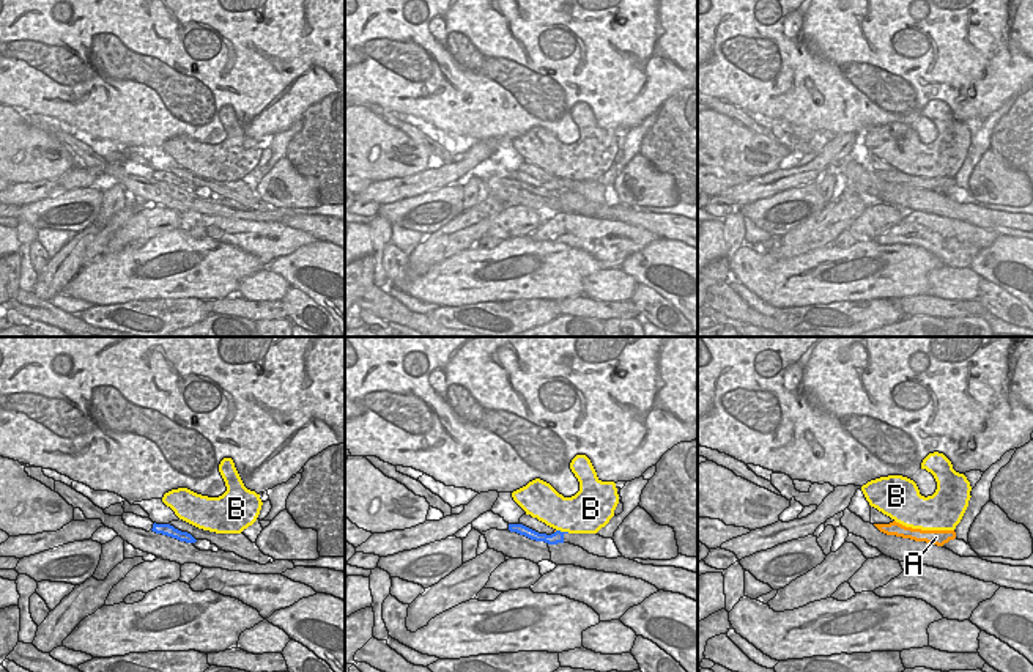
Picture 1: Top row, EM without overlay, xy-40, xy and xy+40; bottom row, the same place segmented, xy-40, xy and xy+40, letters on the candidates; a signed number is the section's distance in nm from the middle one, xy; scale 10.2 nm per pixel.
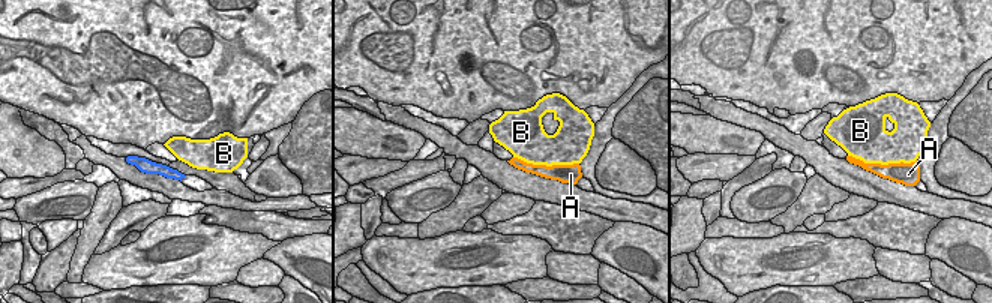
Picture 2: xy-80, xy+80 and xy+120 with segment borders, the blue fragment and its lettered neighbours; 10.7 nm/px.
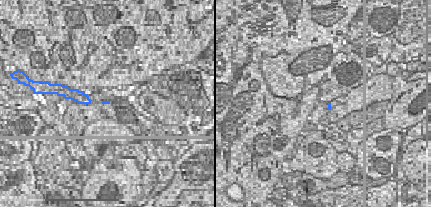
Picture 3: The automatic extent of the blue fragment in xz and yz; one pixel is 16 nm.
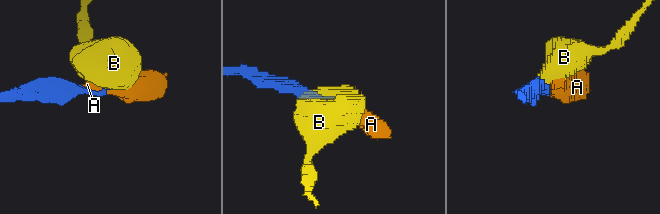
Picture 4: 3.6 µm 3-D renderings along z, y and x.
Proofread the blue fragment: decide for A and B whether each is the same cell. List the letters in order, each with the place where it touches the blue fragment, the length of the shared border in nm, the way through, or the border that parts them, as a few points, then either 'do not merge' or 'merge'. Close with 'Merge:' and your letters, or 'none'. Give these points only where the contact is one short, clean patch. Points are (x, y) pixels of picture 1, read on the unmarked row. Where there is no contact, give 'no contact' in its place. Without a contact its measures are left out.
A: no contact; merge
B: contact xy (562, 180); length 150 nm; border xy (556, 177), (569, 180); do not merge
Merge: A

